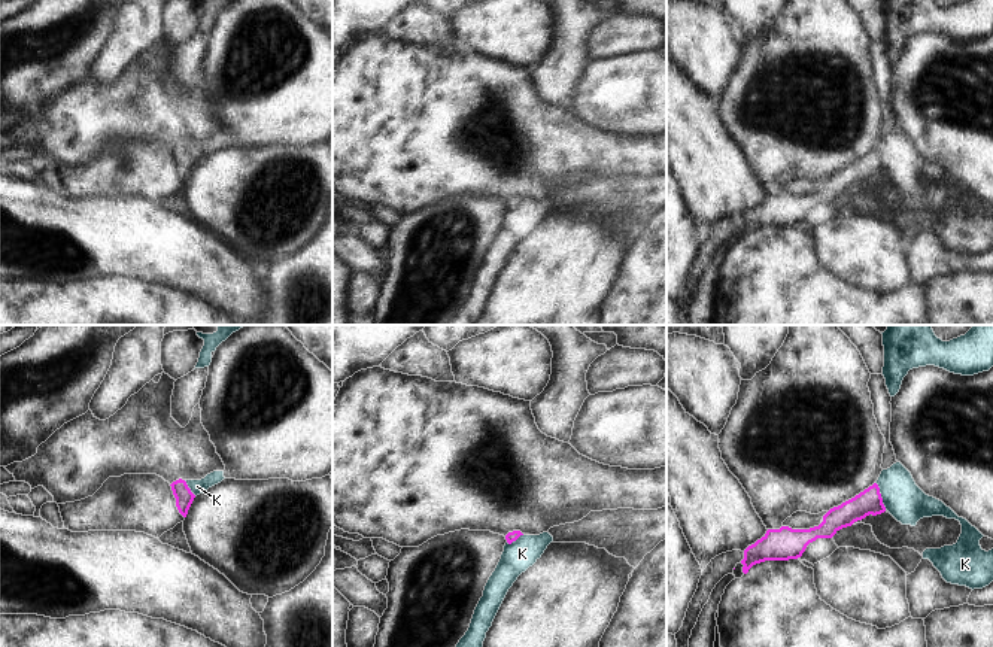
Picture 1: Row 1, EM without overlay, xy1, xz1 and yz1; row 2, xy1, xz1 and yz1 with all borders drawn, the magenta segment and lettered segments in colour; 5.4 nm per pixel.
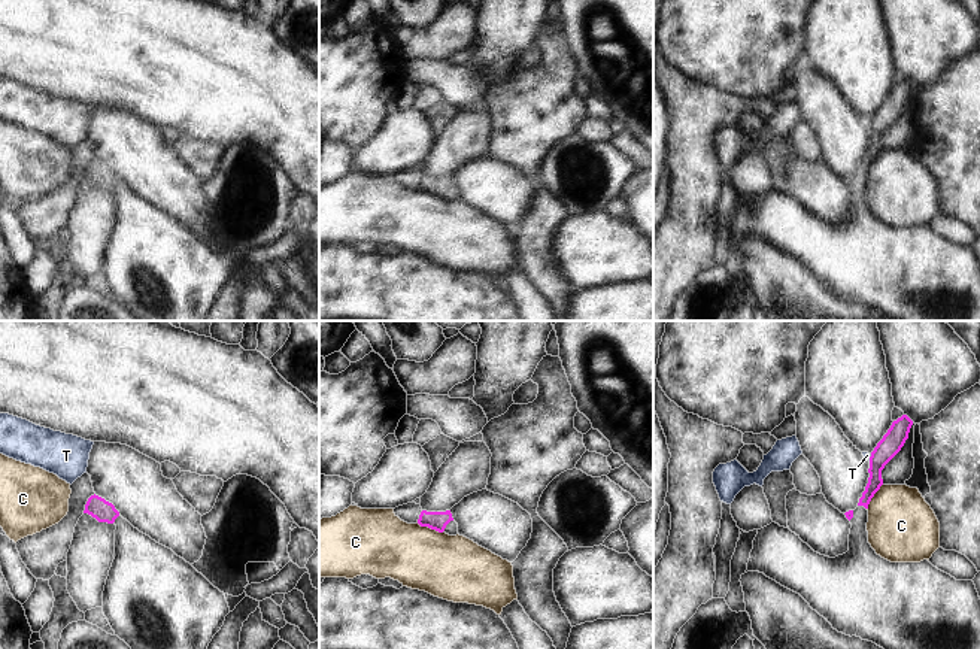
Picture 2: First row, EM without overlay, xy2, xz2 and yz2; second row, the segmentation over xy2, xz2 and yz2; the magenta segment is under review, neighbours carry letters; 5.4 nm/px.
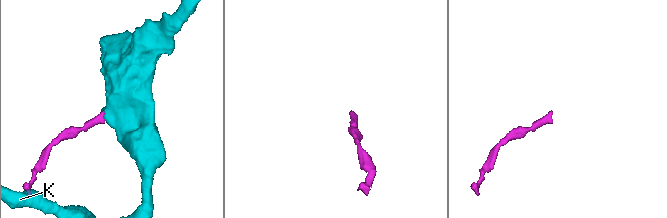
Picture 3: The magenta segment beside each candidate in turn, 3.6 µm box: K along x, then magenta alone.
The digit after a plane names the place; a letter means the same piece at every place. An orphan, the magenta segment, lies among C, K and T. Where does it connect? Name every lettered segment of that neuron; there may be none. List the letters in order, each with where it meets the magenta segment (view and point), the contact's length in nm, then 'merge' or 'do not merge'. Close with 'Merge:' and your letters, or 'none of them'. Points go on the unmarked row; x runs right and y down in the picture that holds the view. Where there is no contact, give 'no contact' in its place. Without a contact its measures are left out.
C: meets magenta in xz2 at (430, 193); contact 160 nm long; do not merge
K: meets magenta in yz1 at (880, 163); contact 160 nm long; do not merge
T: meets magenta in yz2 at (870, 123); contact 40 nm long; do not merge
Merge: none of them

